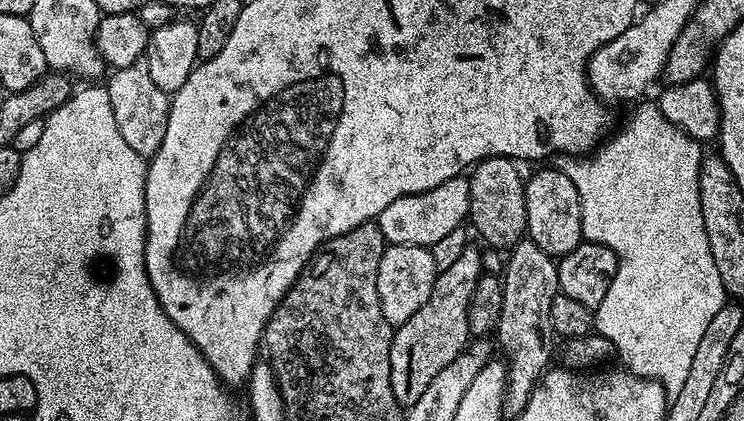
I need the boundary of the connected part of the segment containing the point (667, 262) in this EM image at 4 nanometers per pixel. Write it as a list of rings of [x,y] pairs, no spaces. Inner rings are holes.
[[[644,98],[635,105],[636,113],[632,120],[624,124],[624,129],[611,138],[605,139],[591,154],[579,158],[564,158],[559,161],[558,167],[574,182],[580,195],[580,203],[584,206],[584,240],[590,244],[601,244],[610,250],[620,260],[614,274],[614,282],[610,282],[610,290],[606,290],[606,298],[594,310],[594,328],[599,335],[605,336],[612,343],[613,349],[620,352],[619,363],[635,376],[645,376],[648,380],[656,380],[664,386],[669,397],[676,396],[678,390],[686,383],[686,373],[690,370],[690,362],[694,362],[694,353],[698,350],[698,342],[706,325],[718,310],[726,303],[726,293],[722,274],[718,274],[718,266],[714,266],[714,254],[710,254],[710,238],[706,236],[706,222],[702,220],[702,202],[700,201],[700,161],[702,159],[701,141],[690,138],[682,130],[678,130],[662,114],[659,103],[655,99]]]

